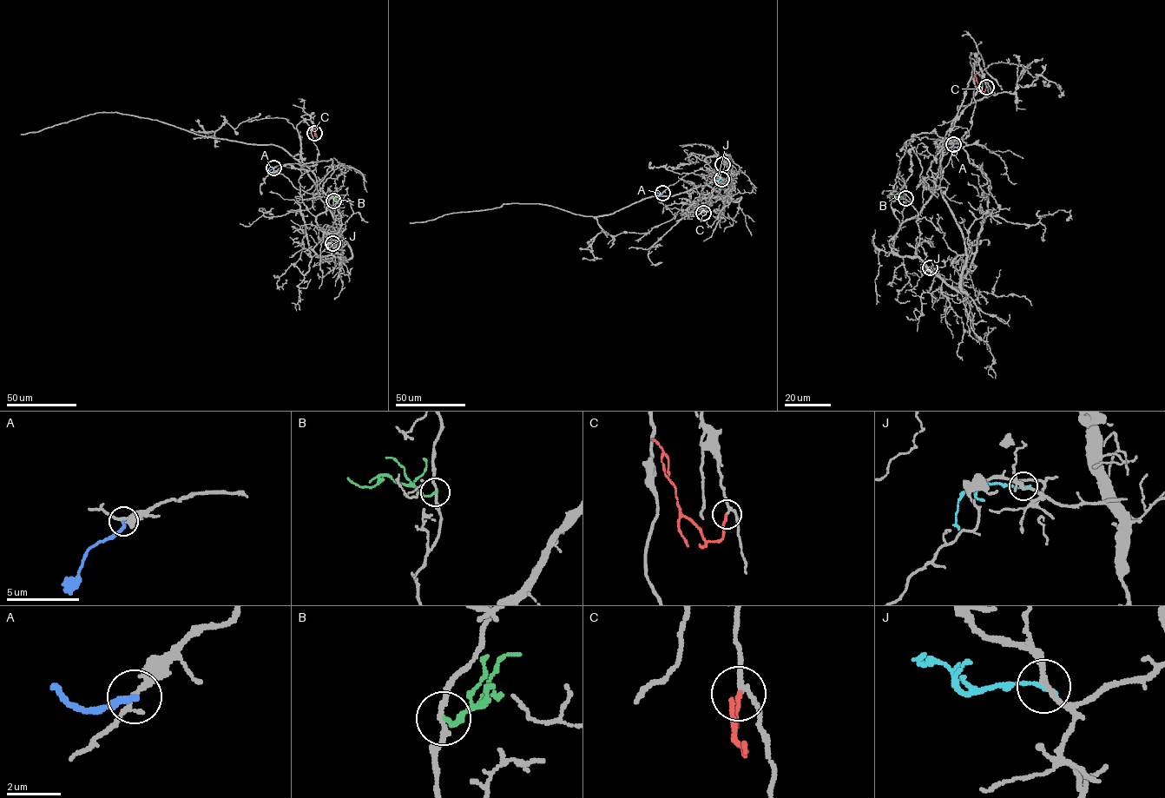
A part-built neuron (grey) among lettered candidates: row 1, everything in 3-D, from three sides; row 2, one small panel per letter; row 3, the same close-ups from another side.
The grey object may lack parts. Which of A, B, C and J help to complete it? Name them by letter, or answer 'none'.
C

